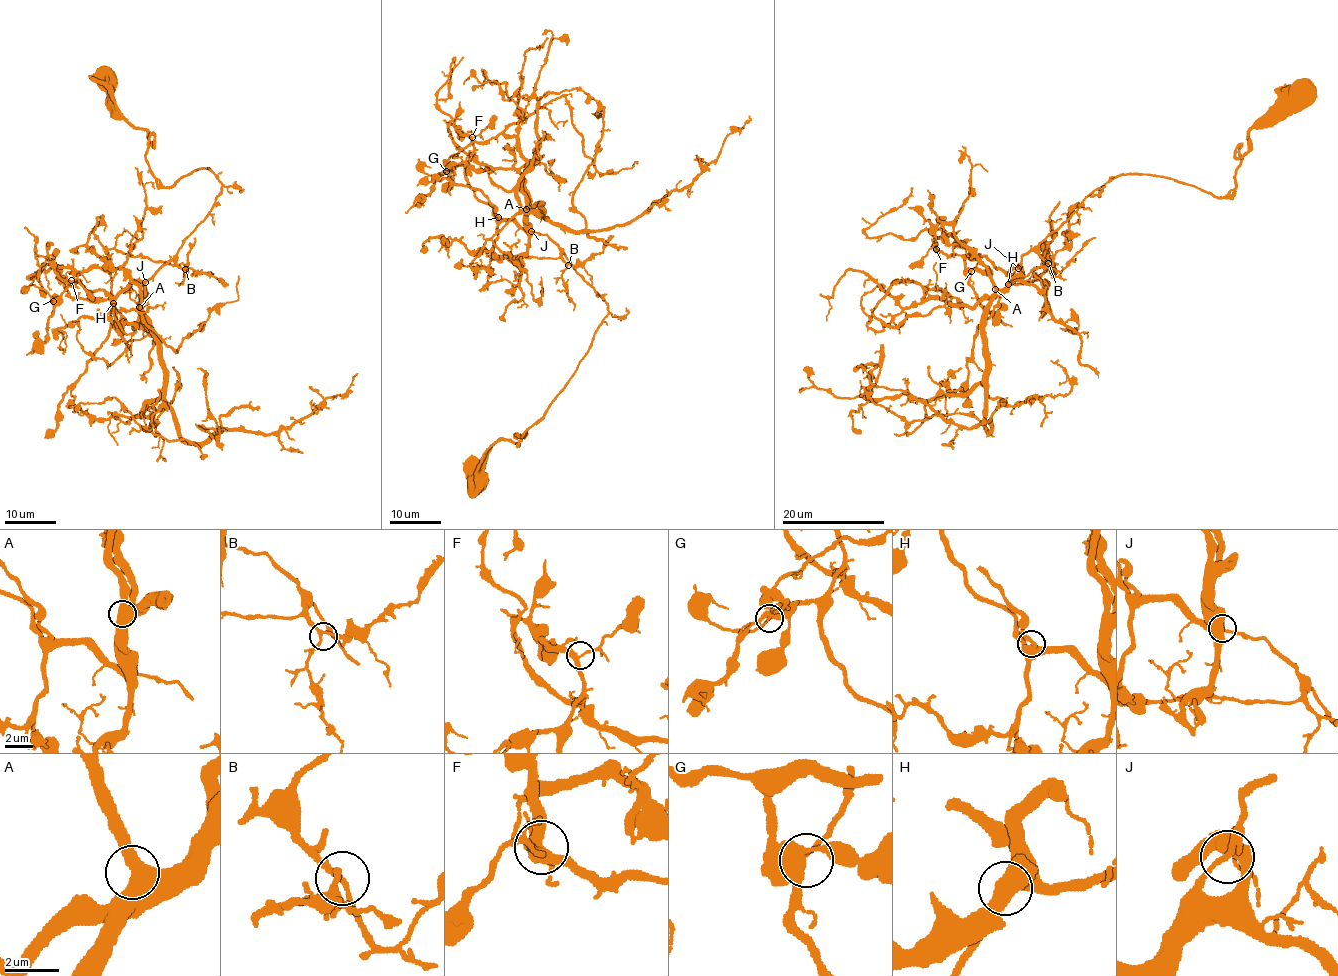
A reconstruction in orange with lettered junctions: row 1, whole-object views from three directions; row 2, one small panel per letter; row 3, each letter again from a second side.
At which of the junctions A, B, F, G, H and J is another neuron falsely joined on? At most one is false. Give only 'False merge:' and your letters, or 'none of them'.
False merge: none of them

